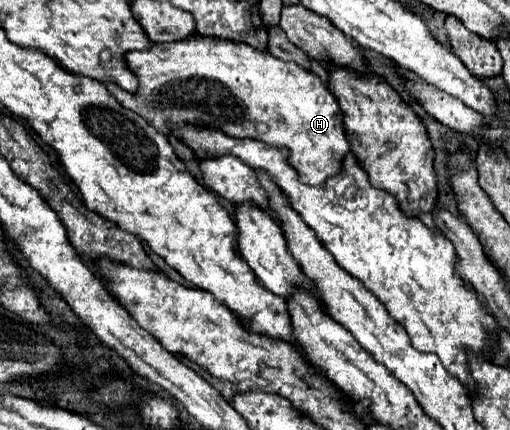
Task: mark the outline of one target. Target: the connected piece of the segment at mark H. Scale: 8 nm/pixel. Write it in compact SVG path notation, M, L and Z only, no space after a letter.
M197 34L185 40L153 44L149 50L131 50L123 58L127 68L135 74L139 88L131 94L121 86L117 88L113 82L107 82L107 90L117 96L125 108L145 118L157 132L165 132L165 136L169 136L173 134L169 124L197 124L203 128L221 130L233 138L253 138L275 148L285 148L289 152L289 164L299 172L299 180L311 186L325 184L331 176L343 170L343 160L351 148L343 130L341 108L323 80L297 62L279 60L269 52L251 48L245 42Z

